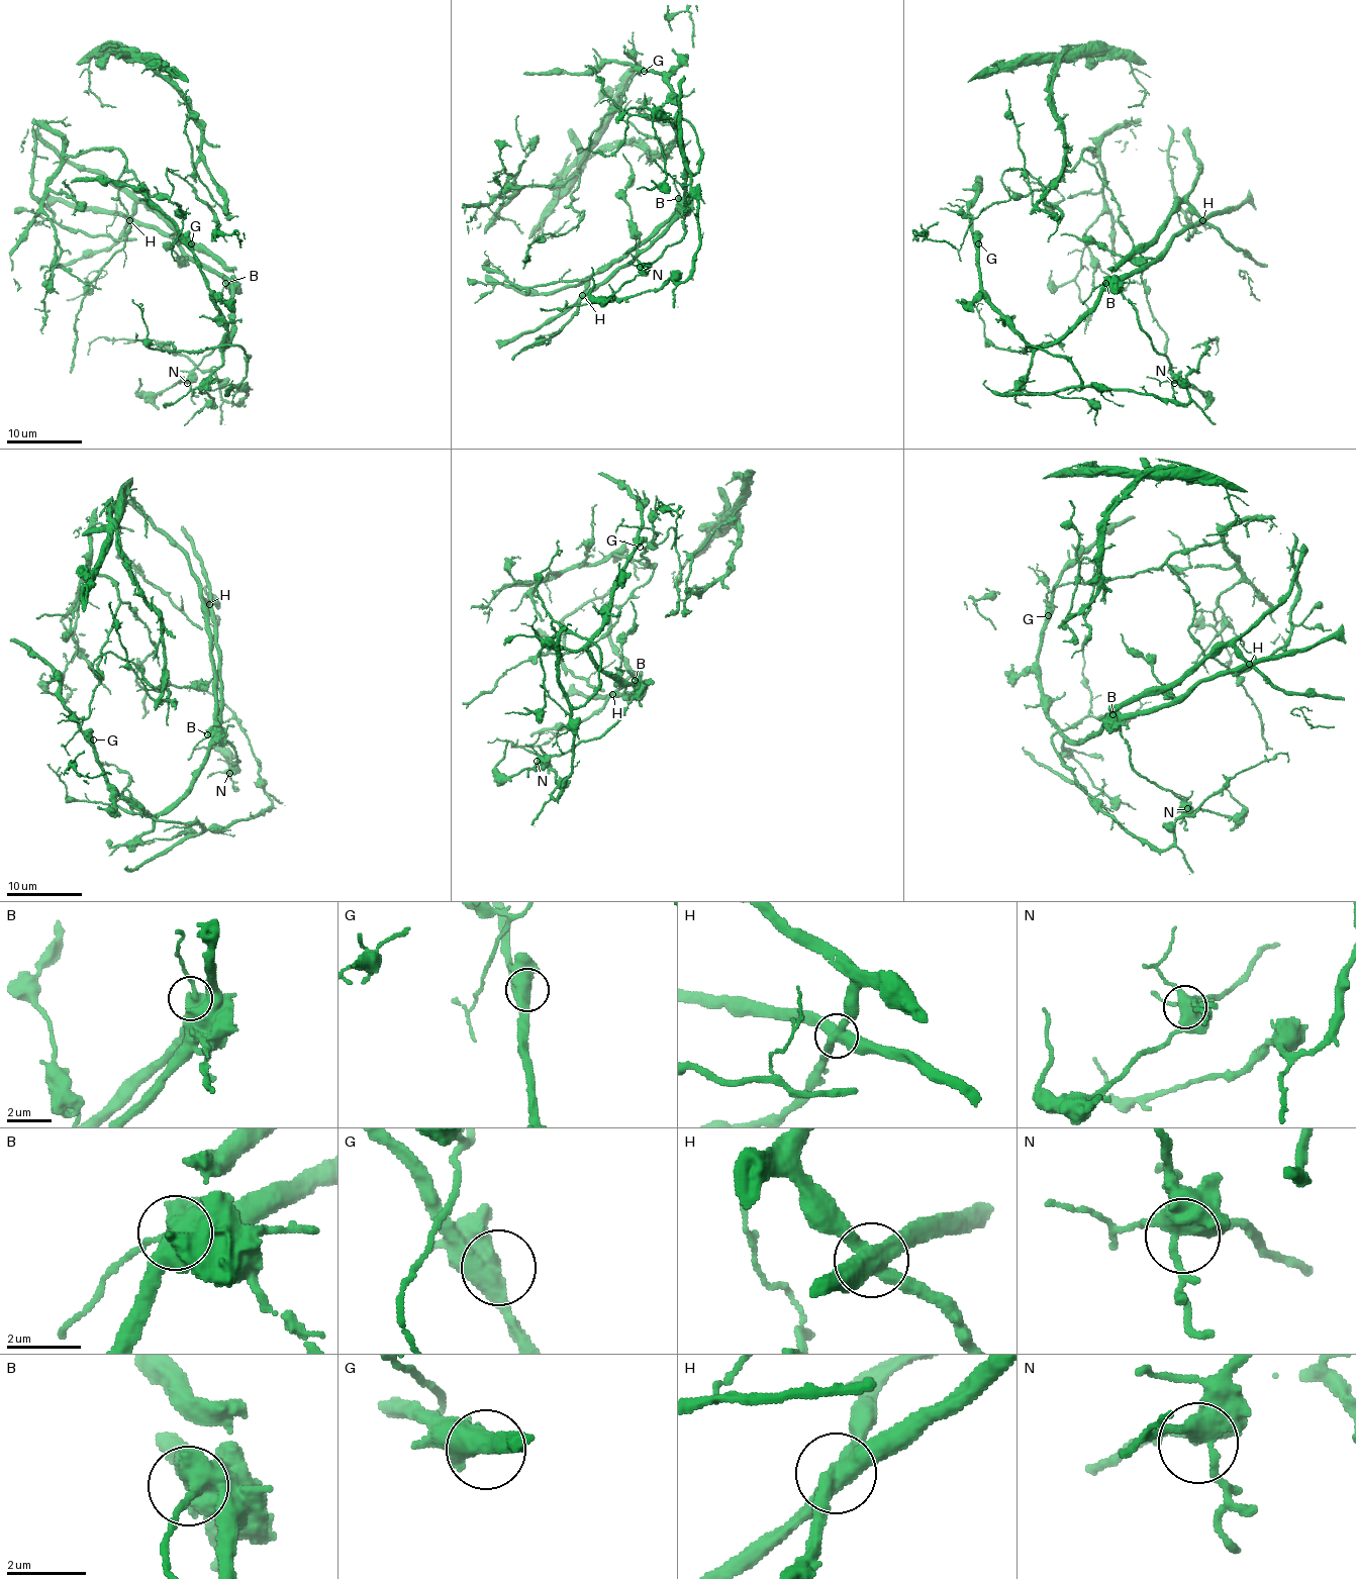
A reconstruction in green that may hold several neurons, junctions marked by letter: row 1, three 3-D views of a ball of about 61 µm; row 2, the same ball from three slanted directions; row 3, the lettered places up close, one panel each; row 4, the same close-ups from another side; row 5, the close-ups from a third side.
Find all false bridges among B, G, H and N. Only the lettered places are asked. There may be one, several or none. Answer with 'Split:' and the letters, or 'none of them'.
Split: H

